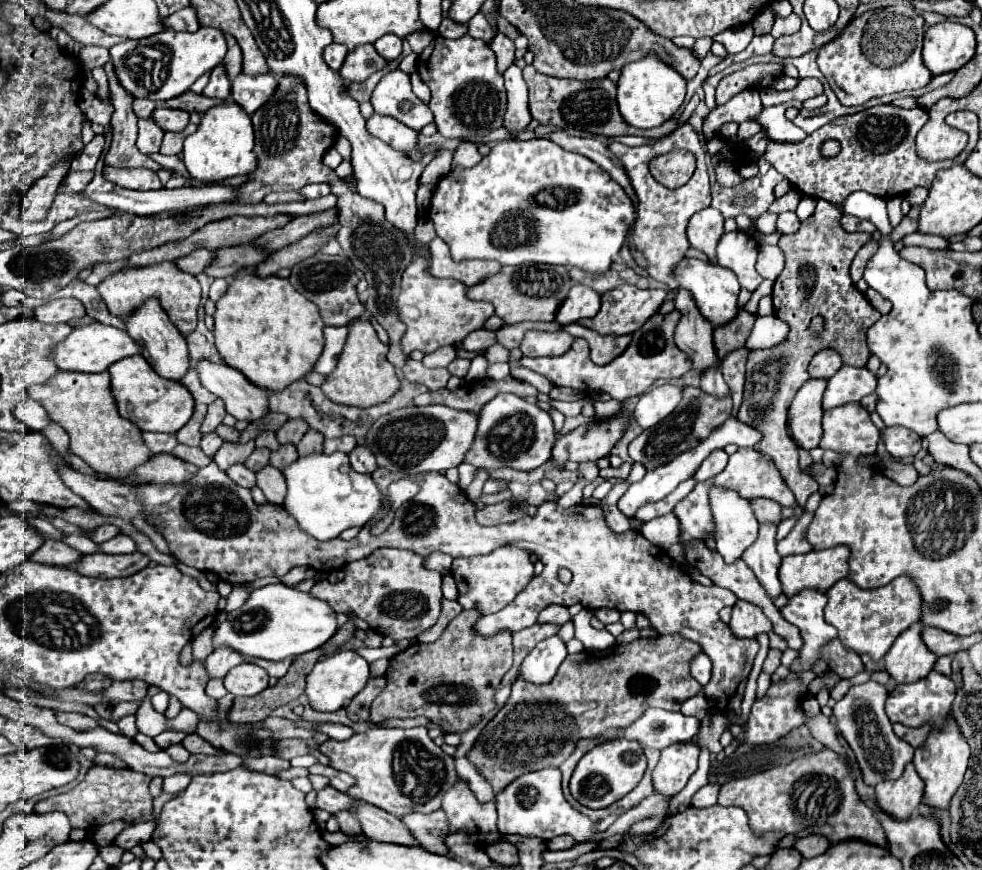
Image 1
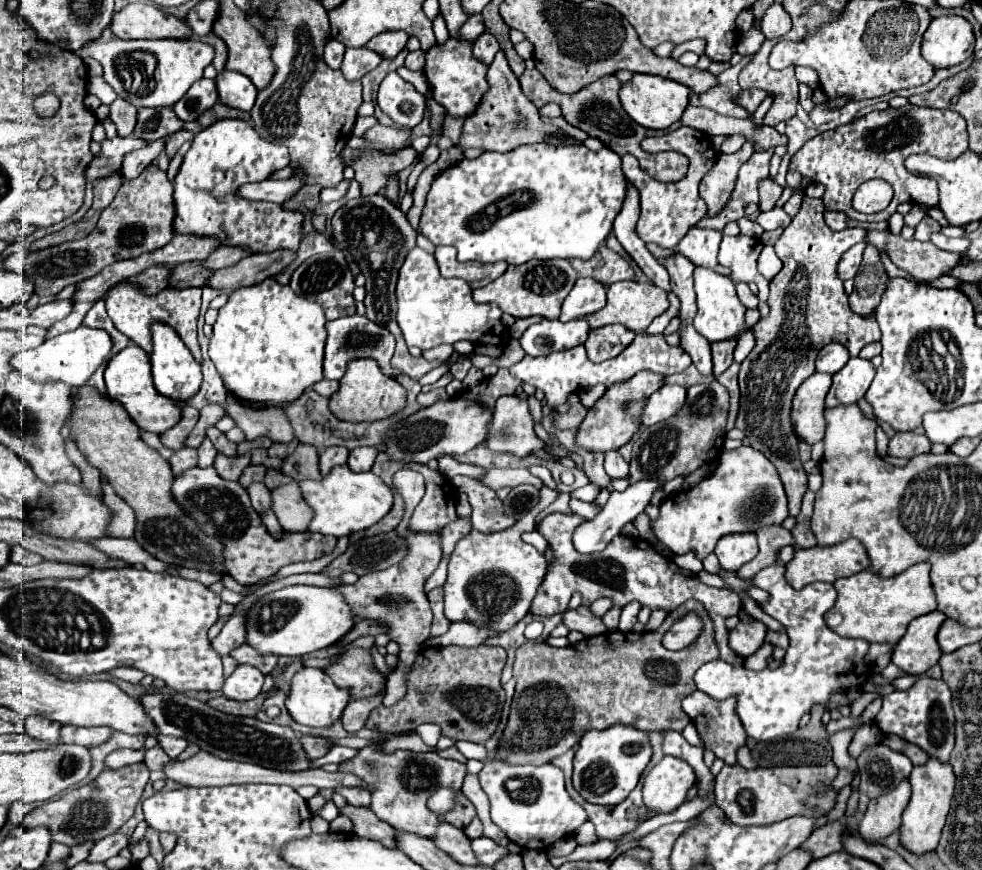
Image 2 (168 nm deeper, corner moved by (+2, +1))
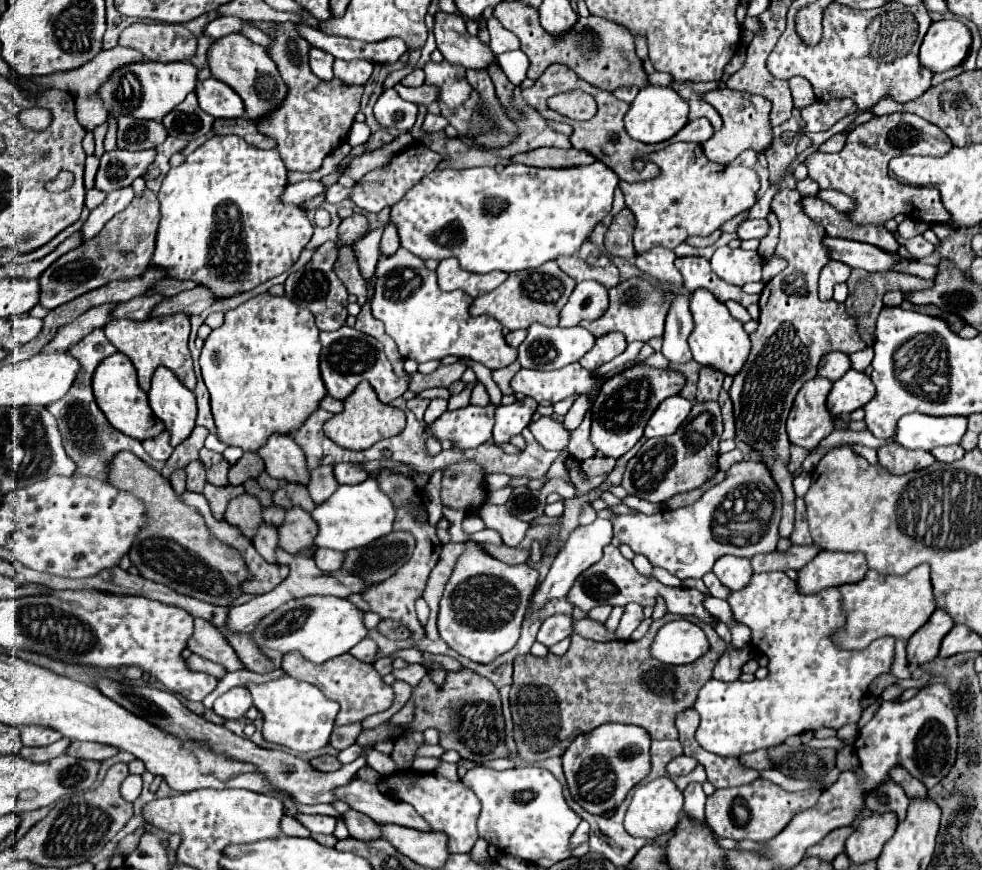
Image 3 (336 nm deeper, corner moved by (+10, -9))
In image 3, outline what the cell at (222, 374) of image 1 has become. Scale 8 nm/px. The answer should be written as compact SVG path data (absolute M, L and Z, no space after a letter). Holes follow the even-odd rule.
M272 435L258 455L264 459L270 477L308 485L310 471L306 465L306 455L290 435Z

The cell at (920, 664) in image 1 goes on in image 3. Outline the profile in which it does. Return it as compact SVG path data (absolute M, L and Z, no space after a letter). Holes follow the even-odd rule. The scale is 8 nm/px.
M936 609L928 619L928 623L920 627L916 635L912 635L912 639L908 639L908 647L906 647L908 663L922 665L938 657L940 643L952 627L954 627L952 617L944 609Z

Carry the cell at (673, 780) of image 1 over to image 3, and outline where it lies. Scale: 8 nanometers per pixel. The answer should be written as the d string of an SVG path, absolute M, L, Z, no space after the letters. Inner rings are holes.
M660 777L660 779L646 783L646 785L640 785L634 791L630 807L626 811L624 829L632 837L656 839L658 835L664 835L676 827L676 823L680 821L680 813L682 813L682 801L684 801L682 793L676 789L676 785L668 777Z

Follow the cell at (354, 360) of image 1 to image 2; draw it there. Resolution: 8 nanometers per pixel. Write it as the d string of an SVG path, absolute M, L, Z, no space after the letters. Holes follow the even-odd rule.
M356 359L346 367L340 379L340 389L330 397L330 409L338 419L344 421L376 421L386 419L404 407L406 389L392 377L384 377L380 365L372 359Z

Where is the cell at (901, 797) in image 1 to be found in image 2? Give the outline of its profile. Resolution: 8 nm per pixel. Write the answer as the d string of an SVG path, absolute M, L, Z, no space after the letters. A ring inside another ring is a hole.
M902 779L896 789L876 799L870 799L864 819L860 821L860 835L868 841L880 841L902 825L902 813L910 801L910 781Z

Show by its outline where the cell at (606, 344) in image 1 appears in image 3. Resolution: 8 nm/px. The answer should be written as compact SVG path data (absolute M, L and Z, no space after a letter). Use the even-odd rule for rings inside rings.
M608 333L608 335L596 339L596 345L580 359L580 365L584 369L588 369L588 371L594 371L600 365L612 361L616 355L624 353L626 345L628 343L626 343L624 335L620 335L620 333Z

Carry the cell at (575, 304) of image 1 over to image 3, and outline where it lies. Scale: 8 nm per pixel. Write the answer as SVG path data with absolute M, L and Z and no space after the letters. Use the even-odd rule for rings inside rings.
M582 281L560 311L560 327L576 327L580 321L594 321L608 309L608 289L598 281Z

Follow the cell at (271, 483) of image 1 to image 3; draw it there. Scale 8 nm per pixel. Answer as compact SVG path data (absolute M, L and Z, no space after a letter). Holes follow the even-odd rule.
M294 507L286 511L286 521L280 527L278 535L280 535L280 547L292 555L298 555L300 551L314 547L318 527L312 515L308 515L300 507Z

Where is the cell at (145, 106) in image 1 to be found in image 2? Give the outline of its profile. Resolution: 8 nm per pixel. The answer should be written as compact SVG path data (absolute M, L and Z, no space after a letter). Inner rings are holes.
M116 99L112 105L110 105L110 119L116 123L118 127L118 135L132 135L134 133L134 127L136 127L136 115L138 115L138 109L128 103L126 99Z

